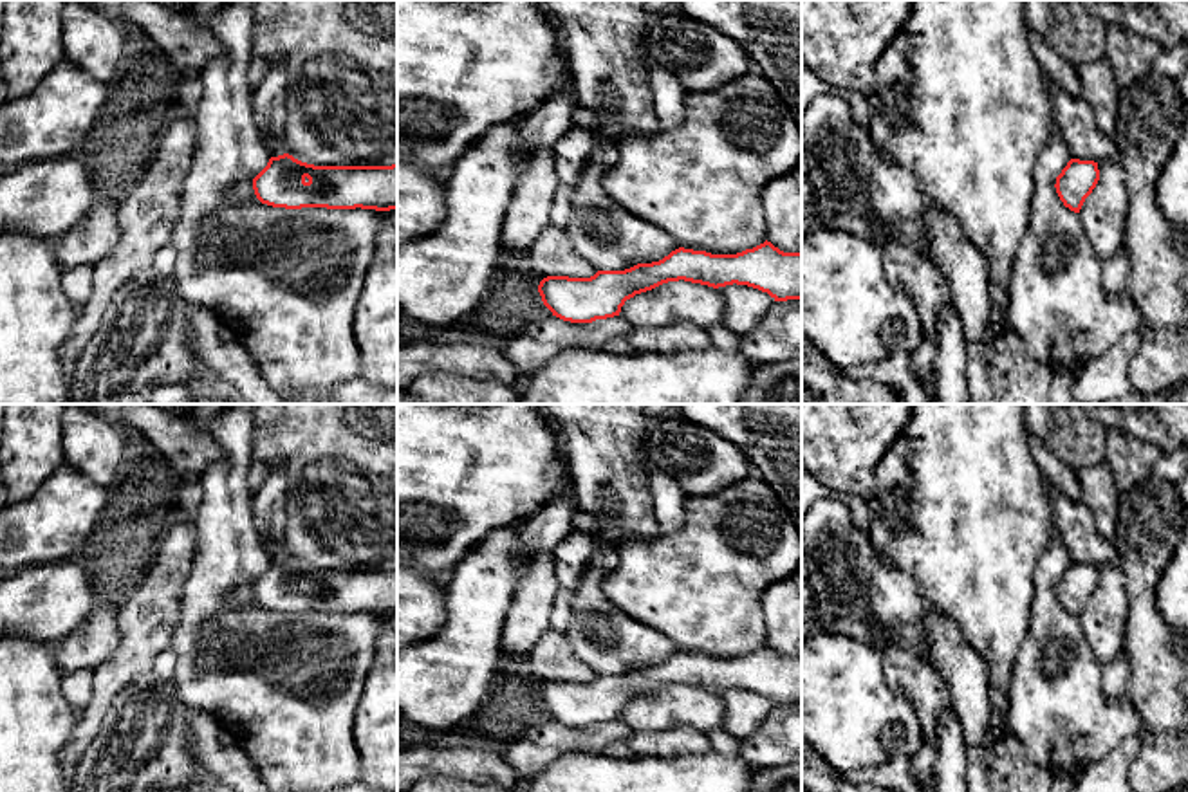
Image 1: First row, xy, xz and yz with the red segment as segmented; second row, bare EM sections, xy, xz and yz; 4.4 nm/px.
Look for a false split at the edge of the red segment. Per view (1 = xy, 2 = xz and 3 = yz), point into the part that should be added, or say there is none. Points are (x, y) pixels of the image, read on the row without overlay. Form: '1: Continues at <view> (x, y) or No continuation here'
1: No continuation here
2: No continuation here
3: No continuation here

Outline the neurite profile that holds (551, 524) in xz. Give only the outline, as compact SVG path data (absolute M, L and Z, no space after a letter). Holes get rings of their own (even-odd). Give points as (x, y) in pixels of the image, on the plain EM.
M567 493L538 509L522 527L524 556L516 570L516 585L529 576L536 556L552 548L571 532L572 518L580 511L576 493Z

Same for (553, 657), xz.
M545 630L529 653L529 675L542 682L590 682L598 675L576 655L565 631Z

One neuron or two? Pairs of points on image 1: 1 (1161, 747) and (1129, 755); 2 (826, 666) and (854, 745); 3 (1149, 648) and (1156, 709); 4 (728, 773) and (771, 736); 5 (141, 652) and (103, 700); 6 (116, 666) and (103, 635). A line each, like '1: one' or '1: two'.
1: two
2: one
3: one
4: two
5: one
6: two

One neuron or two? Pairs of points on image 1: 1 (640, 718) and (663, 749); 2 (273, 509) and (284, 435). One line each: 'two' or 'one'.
1: two
2: two

